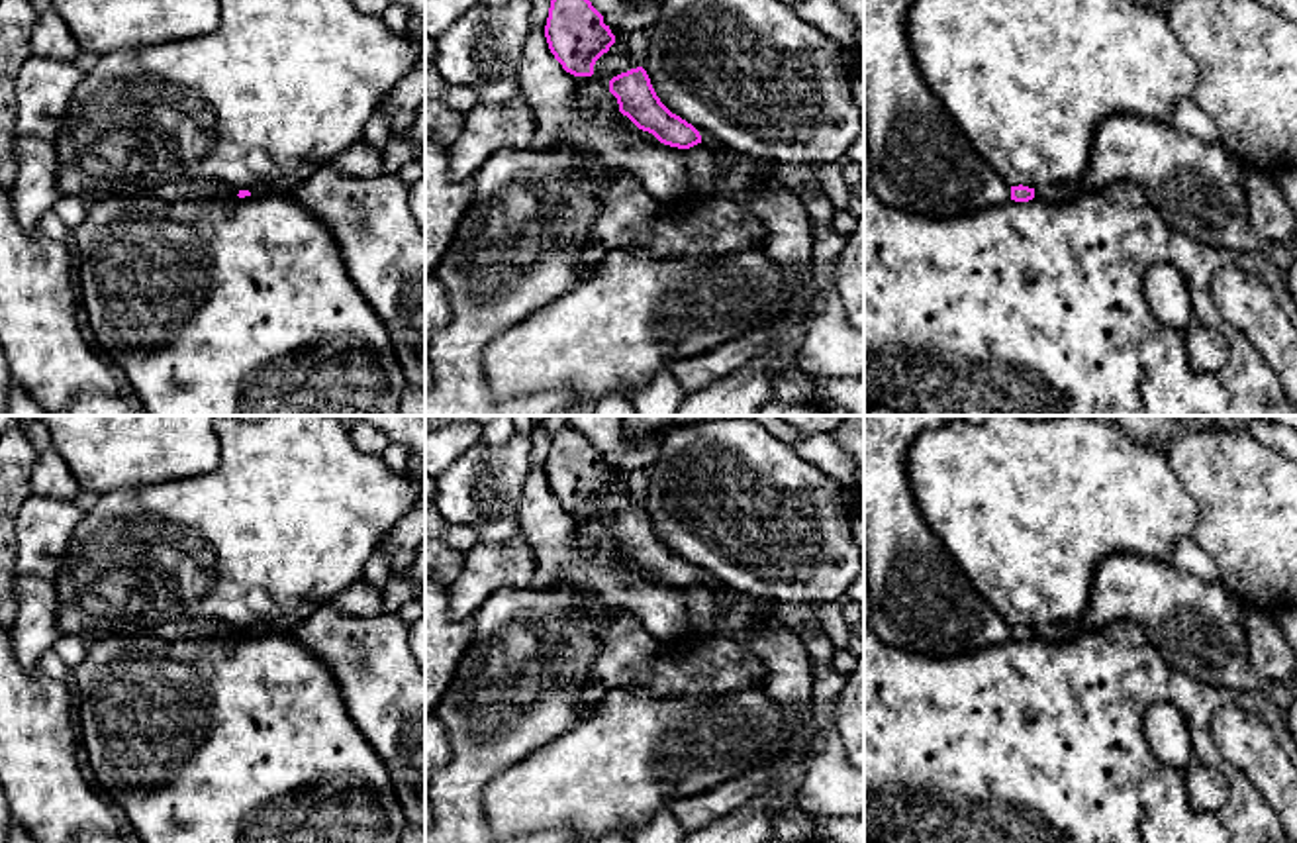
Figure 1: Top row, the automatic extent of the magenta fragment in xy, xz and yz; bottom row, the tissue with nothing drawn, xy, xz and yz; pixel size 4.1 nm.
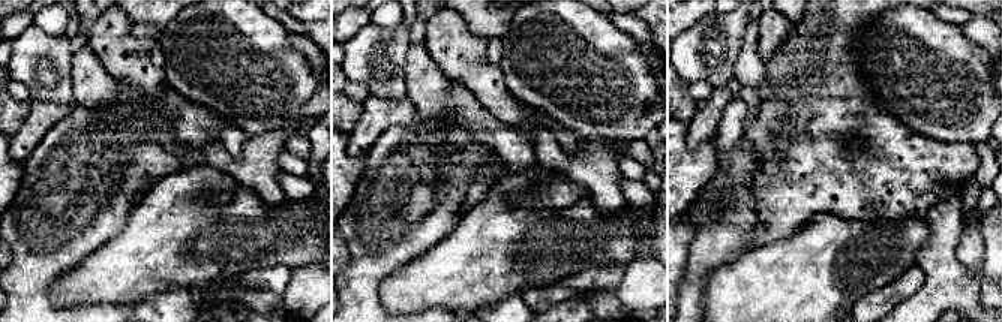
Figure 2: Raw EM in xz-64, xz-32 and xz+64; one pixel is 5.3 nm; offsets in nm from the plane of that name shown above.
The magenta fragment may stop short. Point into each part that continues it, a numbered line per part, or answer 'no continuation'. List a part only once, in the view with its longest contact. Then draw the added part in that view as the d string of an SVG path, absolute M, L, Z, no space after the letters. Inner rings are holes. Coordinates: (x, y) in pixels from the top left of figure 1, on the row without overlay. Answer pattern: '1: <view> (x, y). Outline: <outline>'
no continuation

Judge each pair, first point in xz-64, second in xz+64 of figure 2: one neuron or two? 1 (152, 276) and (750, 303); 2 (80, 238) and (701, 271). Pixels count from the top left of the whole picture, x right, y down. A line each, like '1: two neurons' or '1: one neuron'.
1: one neuron
2: one neuron

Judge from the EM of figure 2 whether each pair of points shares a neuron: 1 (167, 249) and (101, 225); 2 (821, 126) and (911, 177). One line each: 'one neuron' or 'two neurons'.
1: two neurons
2: one neuron

